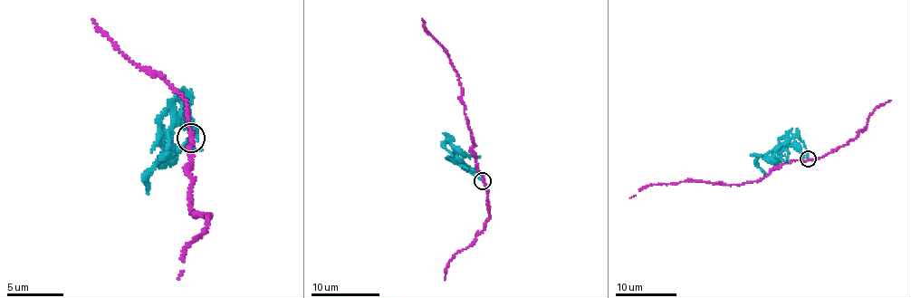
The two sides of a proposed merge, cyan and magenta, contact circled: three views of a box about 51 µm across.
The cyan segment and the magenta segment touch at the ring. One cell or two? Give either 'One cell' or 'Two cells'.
Two cells

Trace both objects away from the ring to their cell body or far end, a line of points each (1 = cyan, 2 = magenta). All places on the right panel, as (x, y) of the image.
1: (807, 158), (807, 149), (801, 141), (769, 150), (756, 160), (757, 166), (765, 175)
2: (807, 158), (783, 164), (762, 178), (743, 184), (680, 182), (652, 184), (629, 197)

